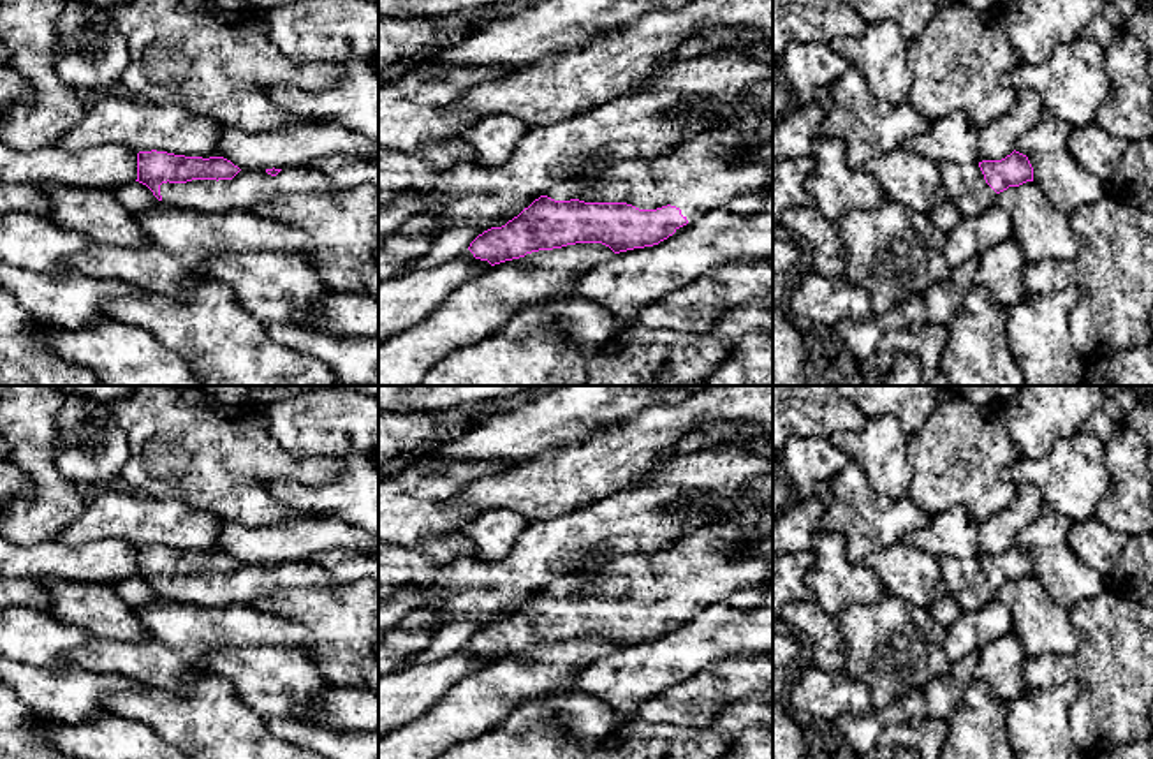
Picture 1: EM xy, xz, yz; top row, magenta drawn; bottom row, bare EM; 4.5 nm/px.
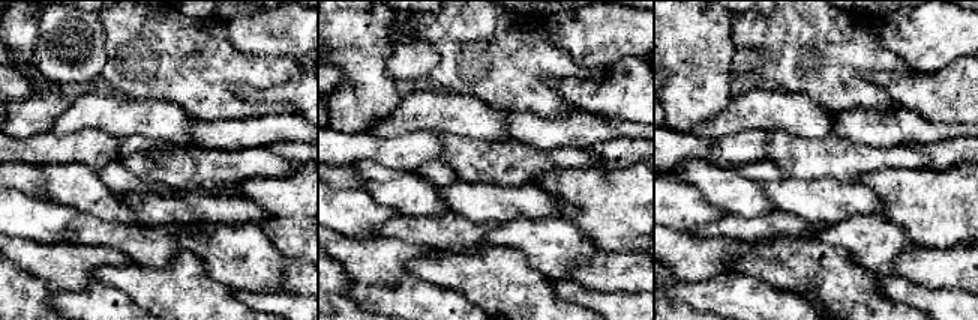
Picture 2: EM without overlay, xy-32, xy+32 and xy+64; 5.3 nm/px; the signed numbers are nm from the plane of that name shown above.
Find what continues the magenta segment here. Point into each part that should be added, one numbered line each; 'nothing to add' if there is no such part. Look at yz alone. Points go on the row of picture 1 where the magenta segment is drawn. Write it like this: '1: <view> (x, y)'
1: yz (965, 185)

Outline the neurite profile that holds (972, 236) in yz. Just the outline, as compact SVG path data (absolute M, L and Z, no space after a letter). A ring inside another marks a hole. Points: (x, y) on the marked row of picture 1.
M995 204L977 217L965 217L951 229L944 254L949 266L956 268L966 261L979 259L988 248L1010 238L1014 238L1012 218Z

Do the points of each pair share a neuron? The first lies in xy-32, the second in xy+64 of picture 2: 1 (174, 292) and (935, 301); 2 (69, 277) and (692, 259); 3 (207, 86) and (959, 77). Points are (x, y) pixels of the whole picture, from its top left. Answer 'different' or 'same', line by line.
1: different
2: same
3: different

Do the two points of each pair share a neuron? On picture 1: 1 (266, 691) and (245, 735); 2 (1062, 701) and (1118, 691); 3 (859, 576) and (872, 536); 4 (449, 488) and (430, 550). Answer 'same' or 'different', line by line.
1: different
2: different
3: different
4: different

